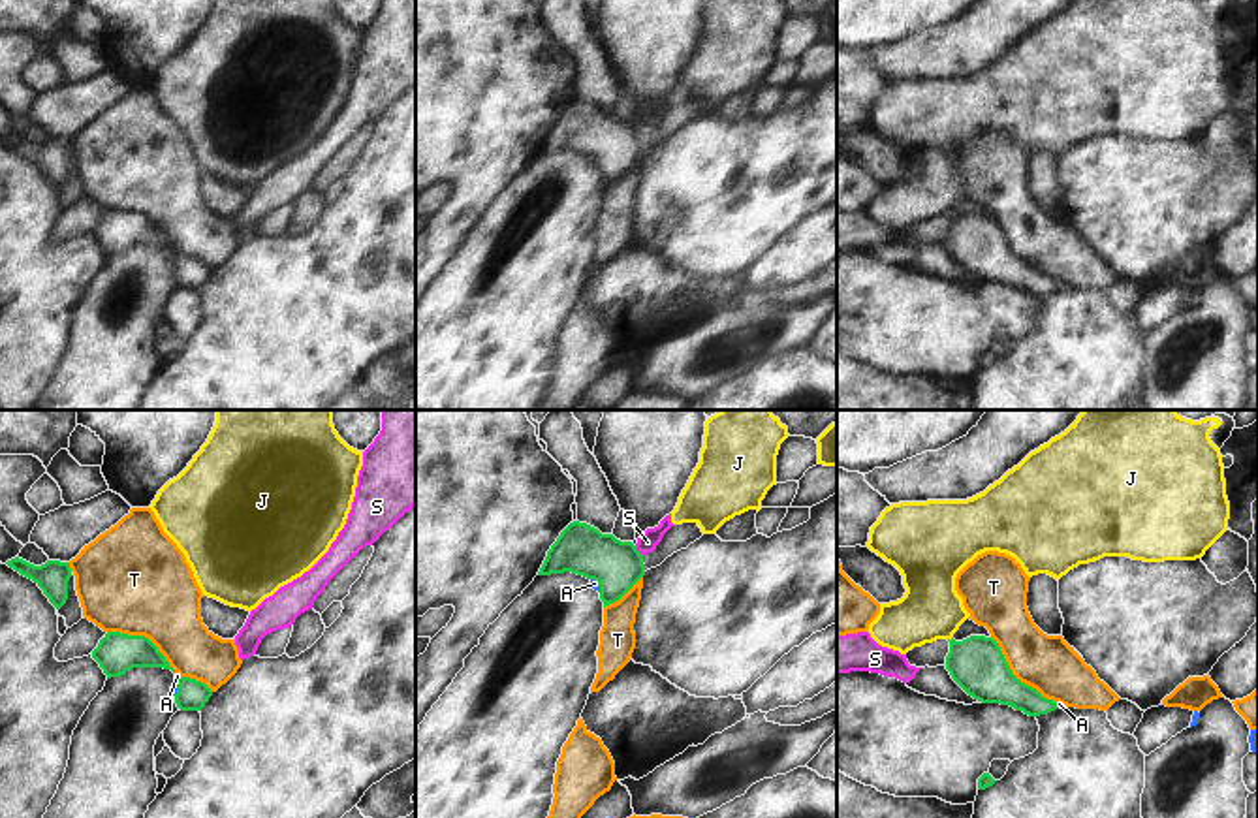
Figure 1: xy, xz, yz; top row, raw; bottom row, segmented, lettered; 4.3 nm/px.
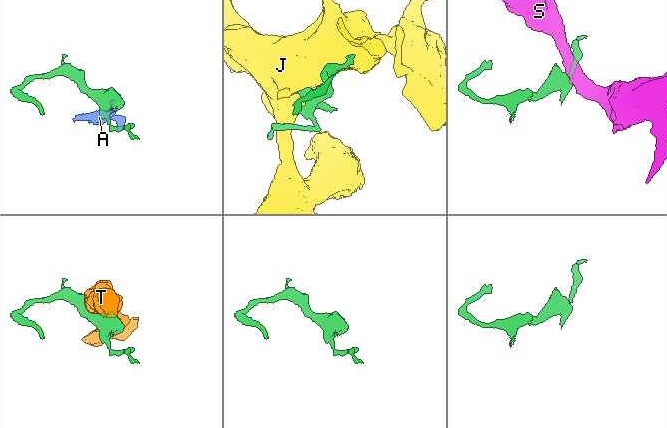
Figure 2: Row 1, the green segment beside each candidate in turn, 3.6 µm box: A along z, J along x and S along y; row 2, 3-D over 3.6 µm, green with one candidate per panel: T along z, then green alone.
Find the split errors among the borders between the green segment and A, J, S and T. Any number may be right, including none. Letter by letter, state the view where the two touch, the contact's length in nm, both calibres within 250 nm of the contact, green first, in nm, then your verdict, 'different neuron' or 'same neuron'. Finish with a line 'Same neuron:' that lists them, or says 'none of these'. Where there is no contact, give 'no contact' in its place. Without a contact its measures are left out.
A: xy | 90 nm | 130/20 nm | same neuron
J: yz | 30 nm | 240/260 nm | different neuron
S: xz | 60 nm | 220/90 nm | different neuron
T: yz | 400 nm | 240/240 nm | different neuron
Same neuron: A

